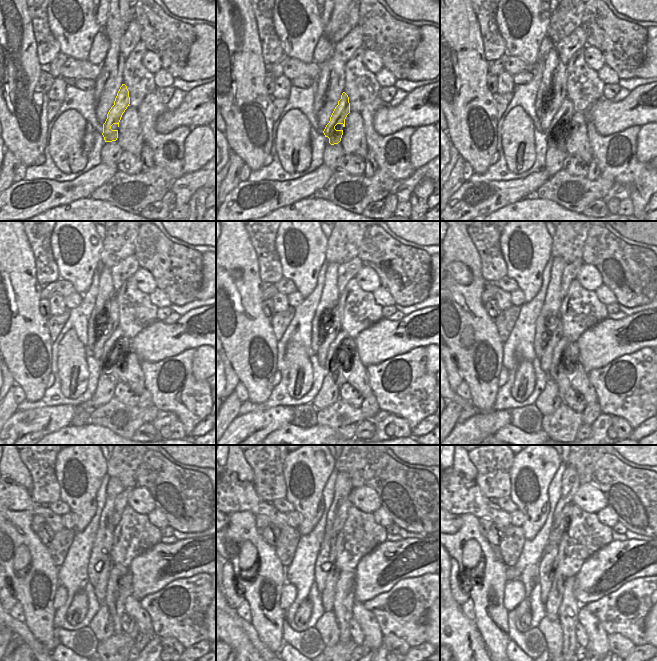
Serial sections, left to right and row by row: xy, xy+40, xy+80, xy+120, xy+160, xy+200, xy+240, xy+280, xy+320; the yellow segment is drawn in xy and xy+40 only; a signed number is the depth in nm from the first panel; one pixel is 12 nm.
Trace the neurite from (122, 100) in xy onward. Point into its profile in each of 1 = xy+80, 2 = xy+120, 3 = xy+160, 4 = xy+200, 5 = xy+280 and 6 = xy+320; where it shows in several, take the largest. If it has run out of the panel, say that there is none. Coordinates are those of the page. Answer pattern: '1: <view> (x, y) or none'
1: xy+80 (563, 116)
2: xy+120 (117, 338)
3: xy+160 (340, 341)
4: xy+200 (559, 373)
5: xy+280 (344, 600)
6: xy+320 (568, 610)

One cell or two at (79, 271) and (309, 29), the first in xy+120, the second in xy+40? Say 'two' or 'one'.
one

